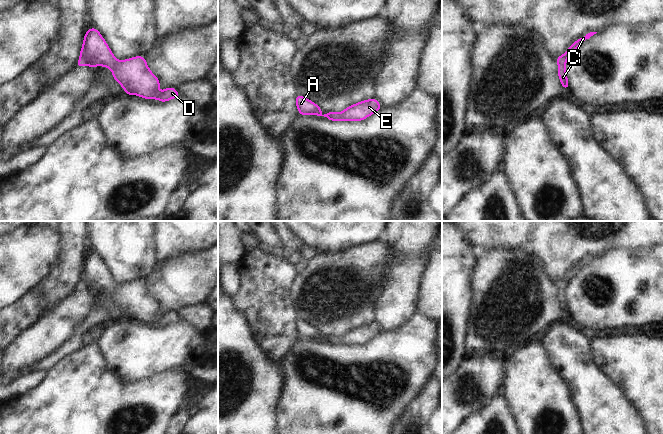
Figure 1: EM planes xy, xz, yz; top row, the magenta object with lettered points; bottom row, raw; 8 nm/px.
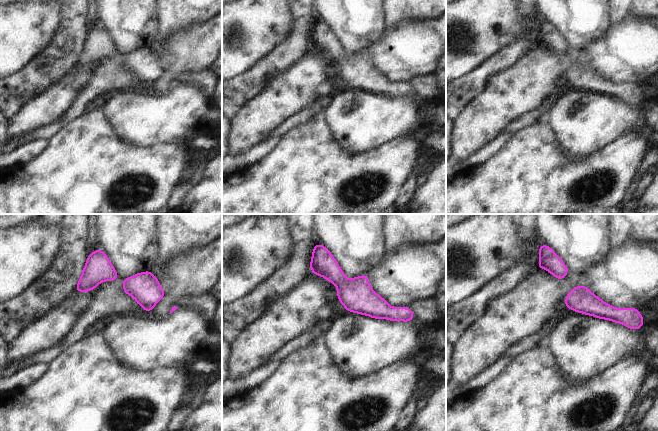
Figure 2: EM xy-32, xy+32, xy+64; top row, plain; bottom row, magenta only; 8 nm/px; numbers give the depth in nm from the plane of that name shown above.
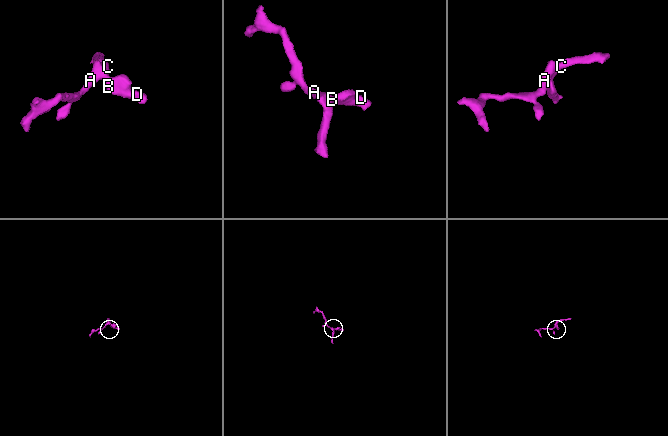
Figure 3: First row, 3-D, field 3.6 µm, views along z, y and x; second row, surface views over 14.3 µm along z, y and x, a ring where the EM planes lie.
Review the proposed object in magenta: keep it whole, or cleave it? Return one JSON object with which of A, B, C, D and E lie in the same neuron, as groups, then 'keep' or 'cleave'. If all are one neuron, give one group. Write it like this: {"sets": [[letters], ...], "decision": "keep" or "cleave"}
{"sets": [["A", "B", "C", "D", "E"]], "decision": "keep"}

